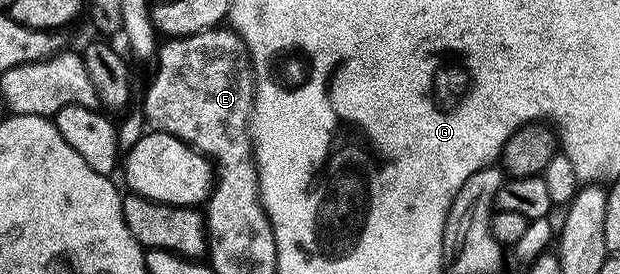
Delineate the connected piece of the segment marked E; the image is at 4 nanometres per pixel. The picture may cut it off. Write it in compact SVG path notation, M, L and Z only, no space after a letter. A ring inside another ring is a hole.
M232 28L208 30L190 38L174 38L160 47L160 62L157 79L154 80L153 87L145 98L143 108L148 125L154 131L169 134L181 142L189 143L213 159L219 169L220 189L221 186L225 190L241 190L244 186L260 187L261 172L254 160L255 143L251 137L259 78L244 38Z

